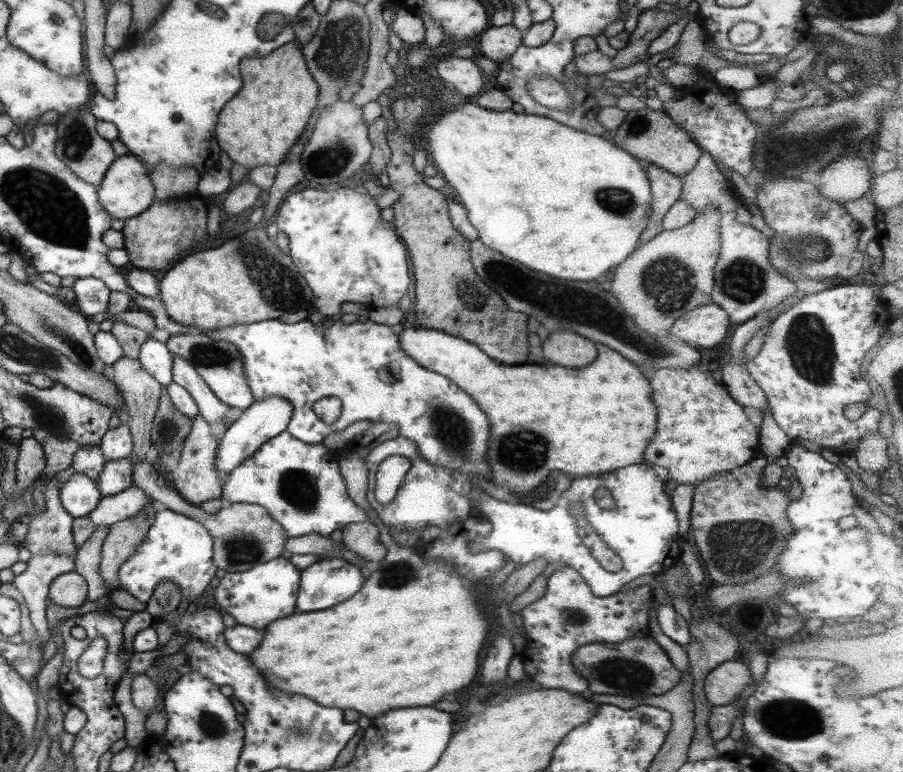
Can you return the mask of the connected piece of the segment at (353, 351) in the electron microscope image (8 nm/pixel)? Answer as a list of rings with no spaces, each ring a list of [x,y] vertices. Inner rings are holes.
[[[269,319],[257,321],[251,324],[235,324],[229,326],[229,328],[219,328],[219,331],[208,331],[207,333],[201,333],[204,336],[210,338],[210,340],[225,340],[230,344],[233,344],[233,347],[237,348],[239,355],[243,362],[245,383],[251,391],[253,396],[253,401],[258,402],[263,398],[268,398],[269,396],[281,396],[285,398],[293,408],[293,414],[289,418],[289,422],[286,426],[286,431],[300,440],[305,444],[319,444],[323,442],[323,439],[330,432],[339,432],[343,430],[347,425],[352,422],[357,422],[361,420],[369,420],[371,422],[385,422],[385,423],[395,423],[397,424],[397,435],[401,437],[408,438],[417,445],[417,452],[427,463],[434,464],[434,466],[439,466],[451,470],[458,470],[462,474],[475,474],[477,478],[482,483],[485,479],[485,474],[487,474],[487,460],[485,460],[485,444],[487,444],[487,420],[485,420],[485,414],[481,414],[481,410],[477,410],[477,406],[473,404],[473,400],[469,400],[469,396],[465,396],[465,392],[461,388],[457,388],[451,380],[436,374],[435,372],[430,372],[428,369],[421,368],[420,365],[417,365],[409,356],[405,355],[398,344],[398,336],[395,336],[391,331],[390,326],[378,324],[370,320],[366,322],[354,321],[353,323],[343,324],[341,321],[334,321],[331,324],[329,329],[319,327],[311,323],[308,319],[293,323],[287,324],[279,321],[278,319]],[[328,397],[337,398],[342,404],[342,412],[337,421],[333,424],[326,425],[321,422],[312,411],[312,405],[320,399],[325,399]]]

